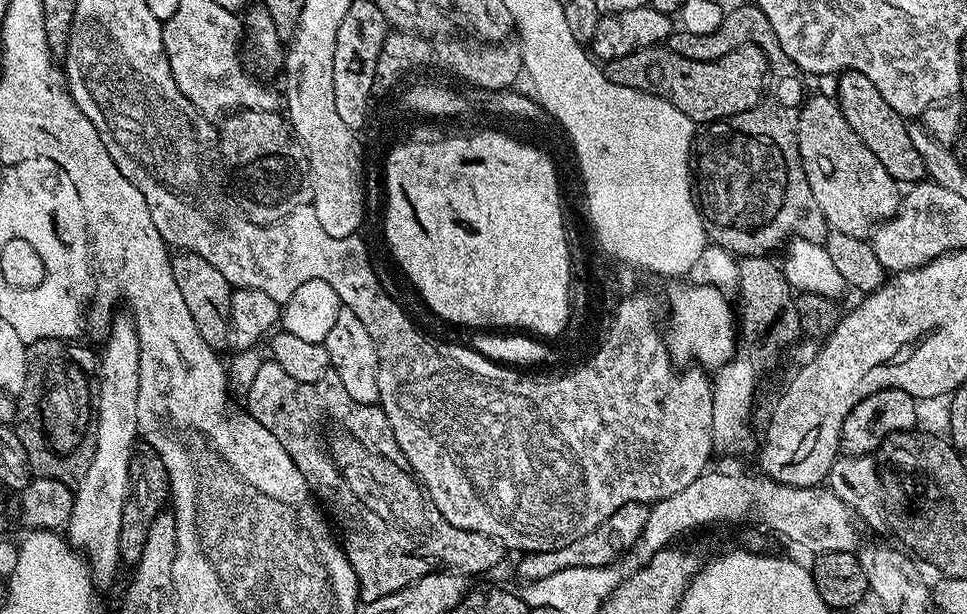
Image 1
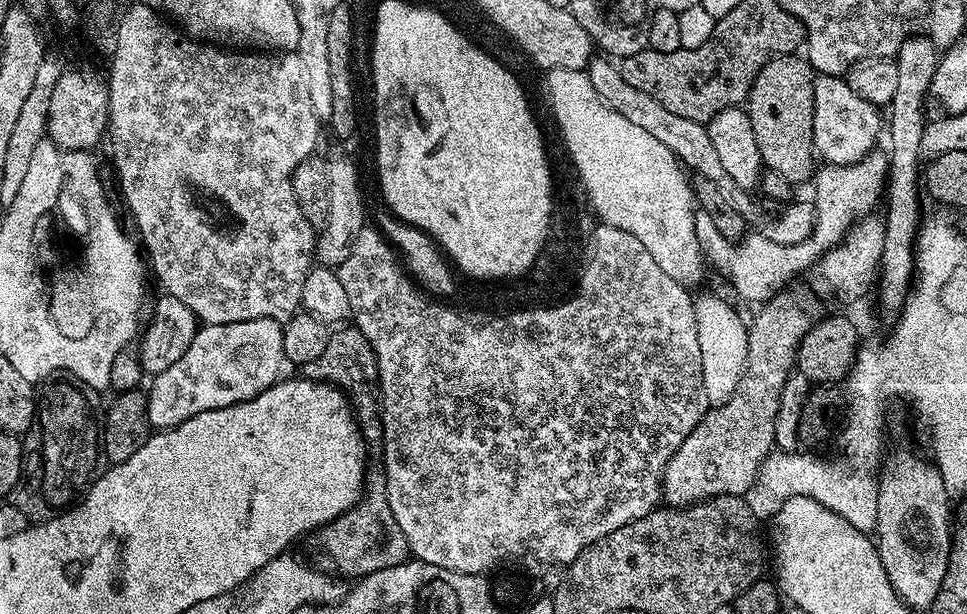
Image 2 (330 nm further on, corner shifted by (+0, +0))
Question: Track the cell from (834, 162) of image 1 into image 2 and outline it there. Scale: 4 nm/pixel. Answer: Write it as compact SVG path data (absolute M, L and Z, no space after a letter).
M803 55L776 56L754 78L748 92L746 111L754 126L754 139L758 141L761 165L774 174L782 174L786 182L799 186L803 180L814 176L814 126L815 86L811 64Z

